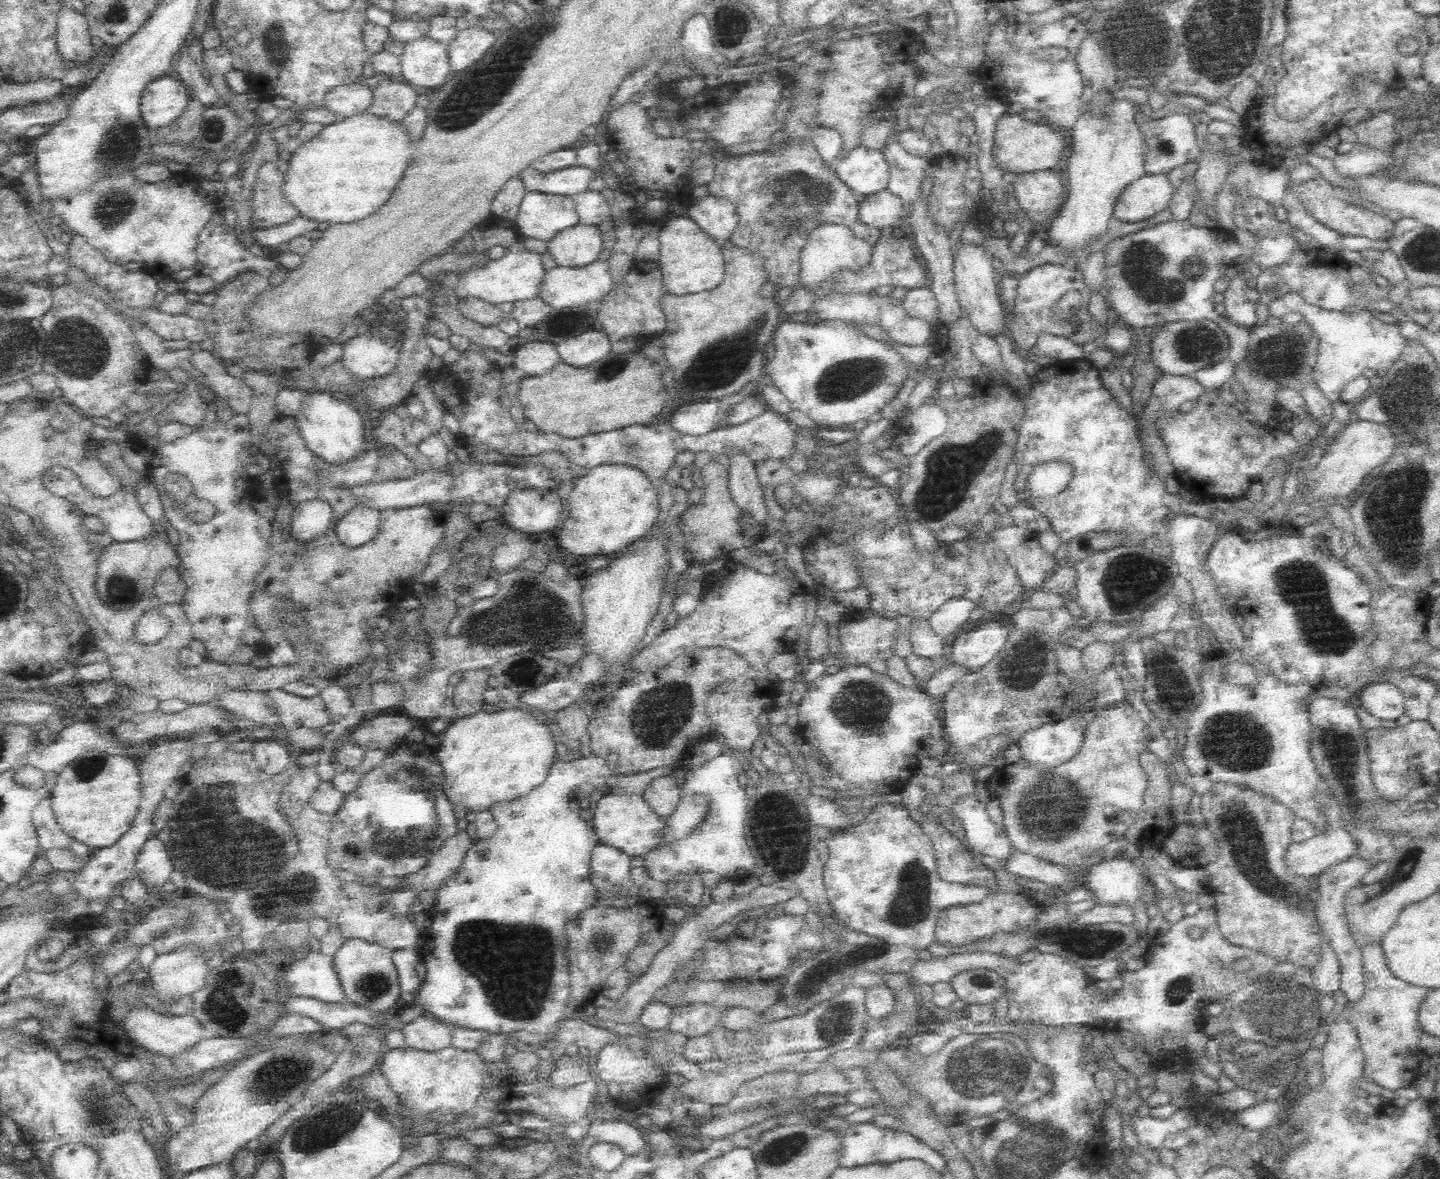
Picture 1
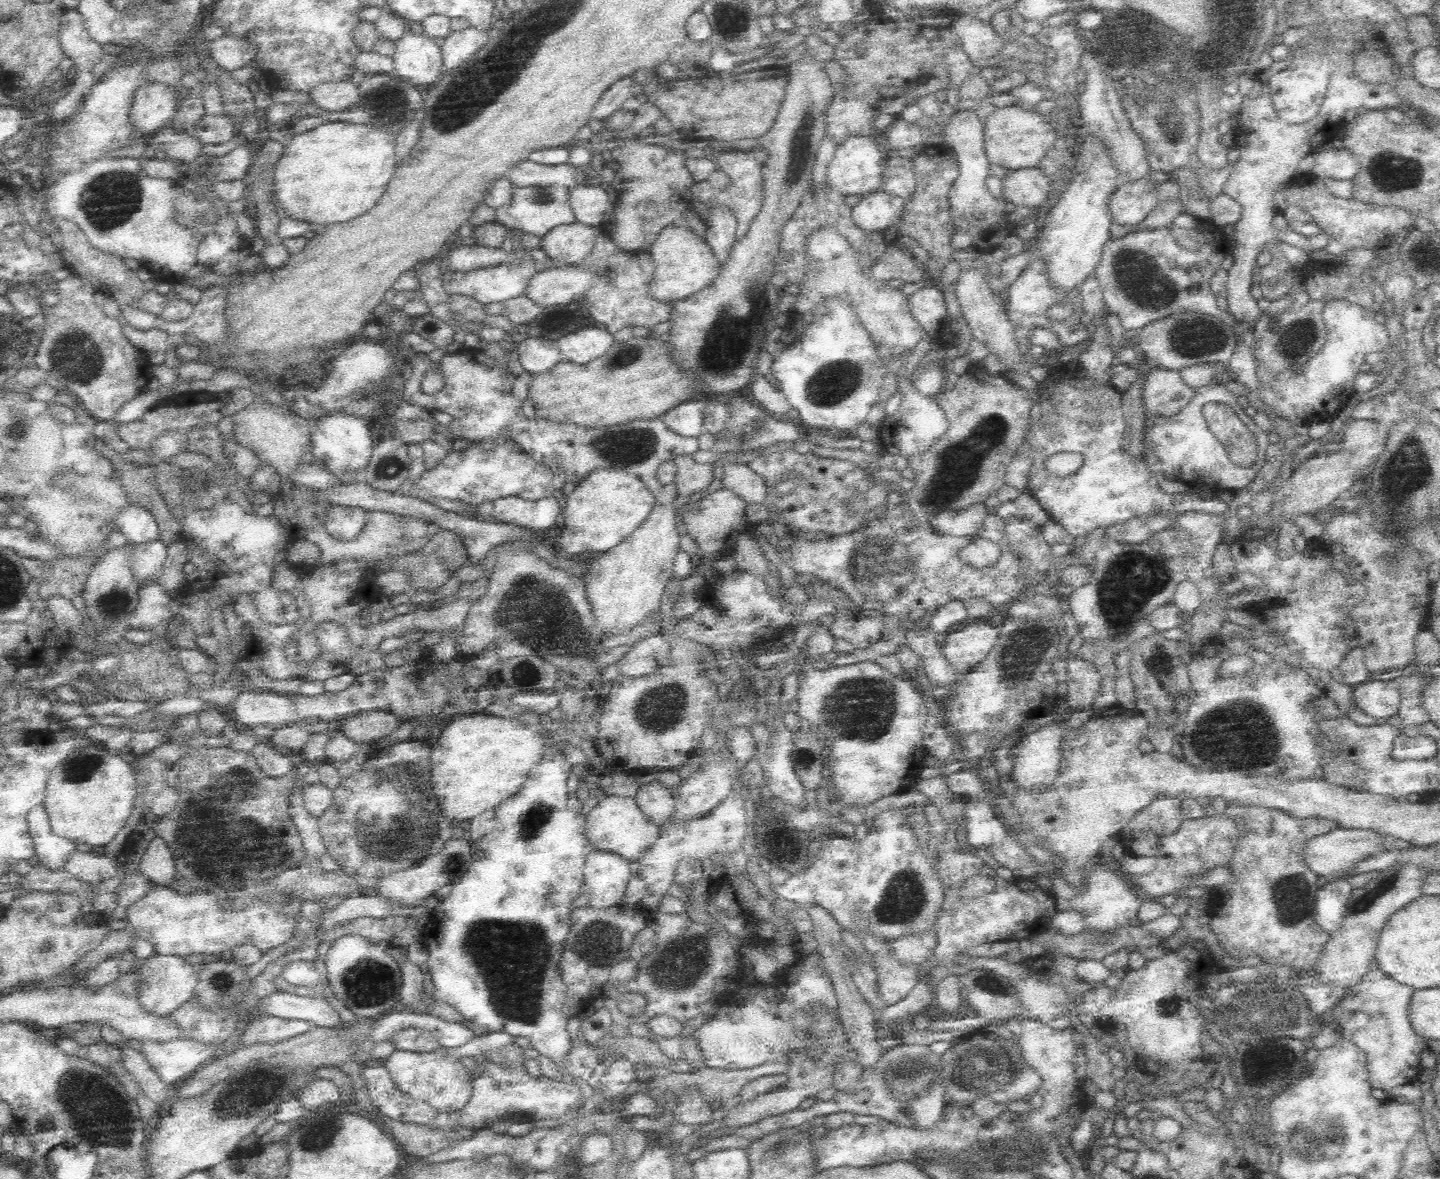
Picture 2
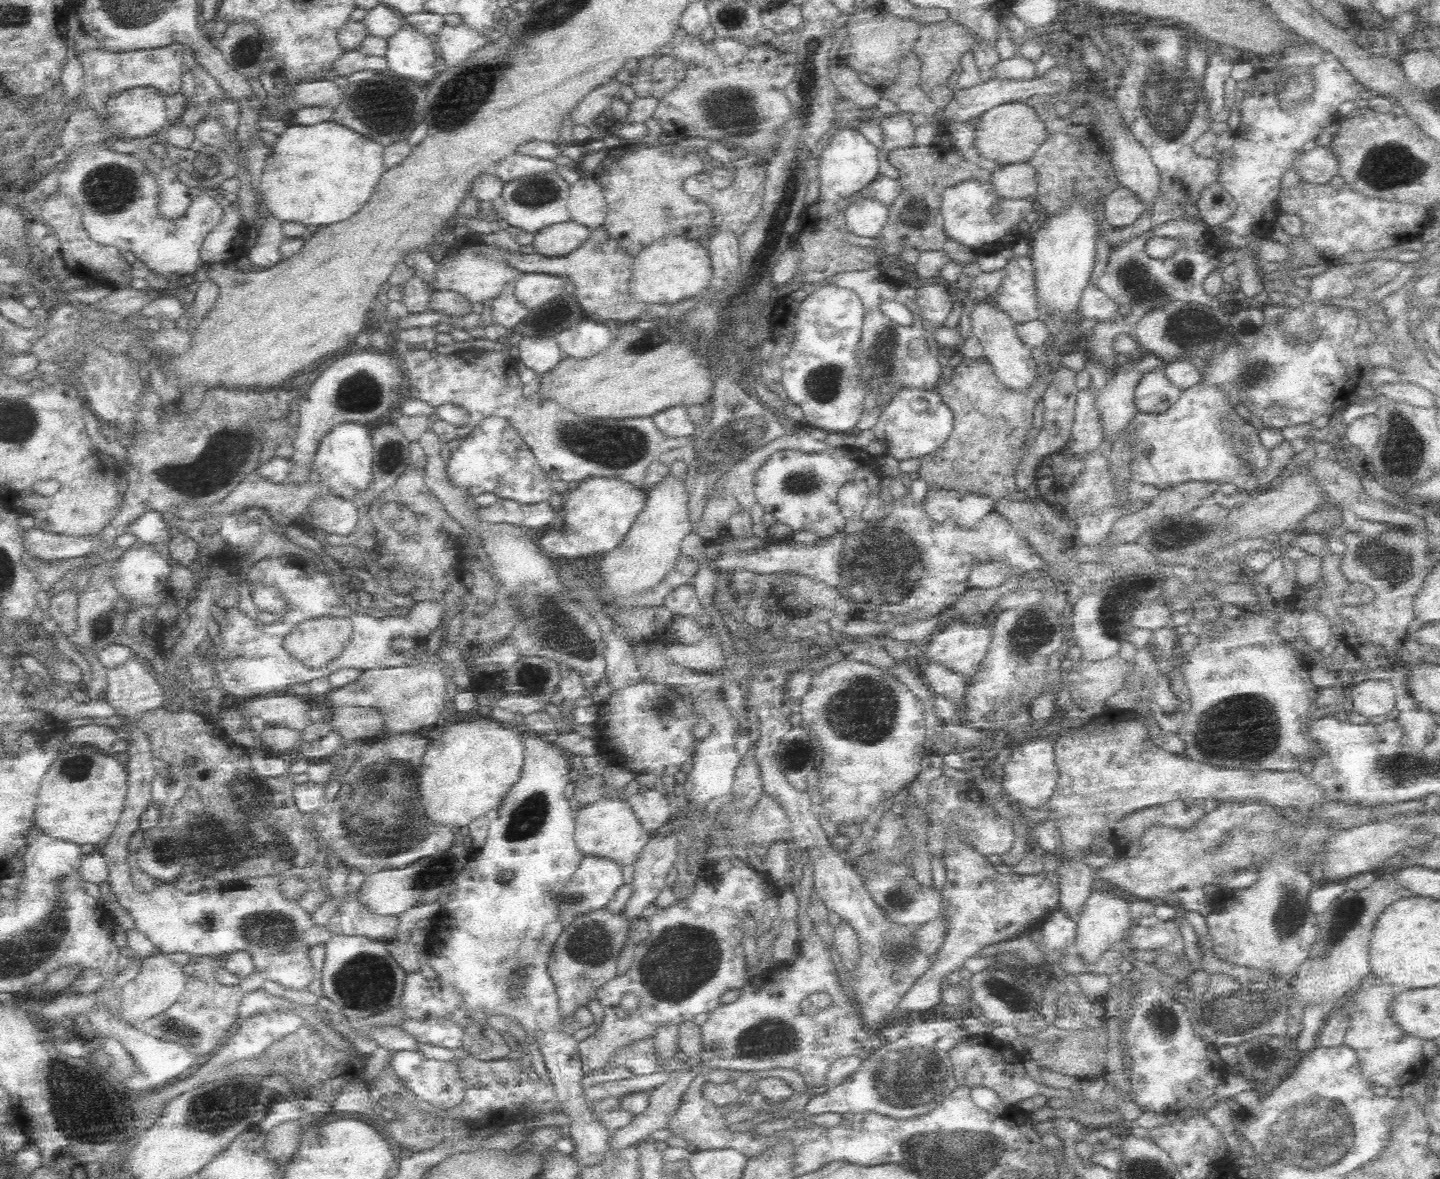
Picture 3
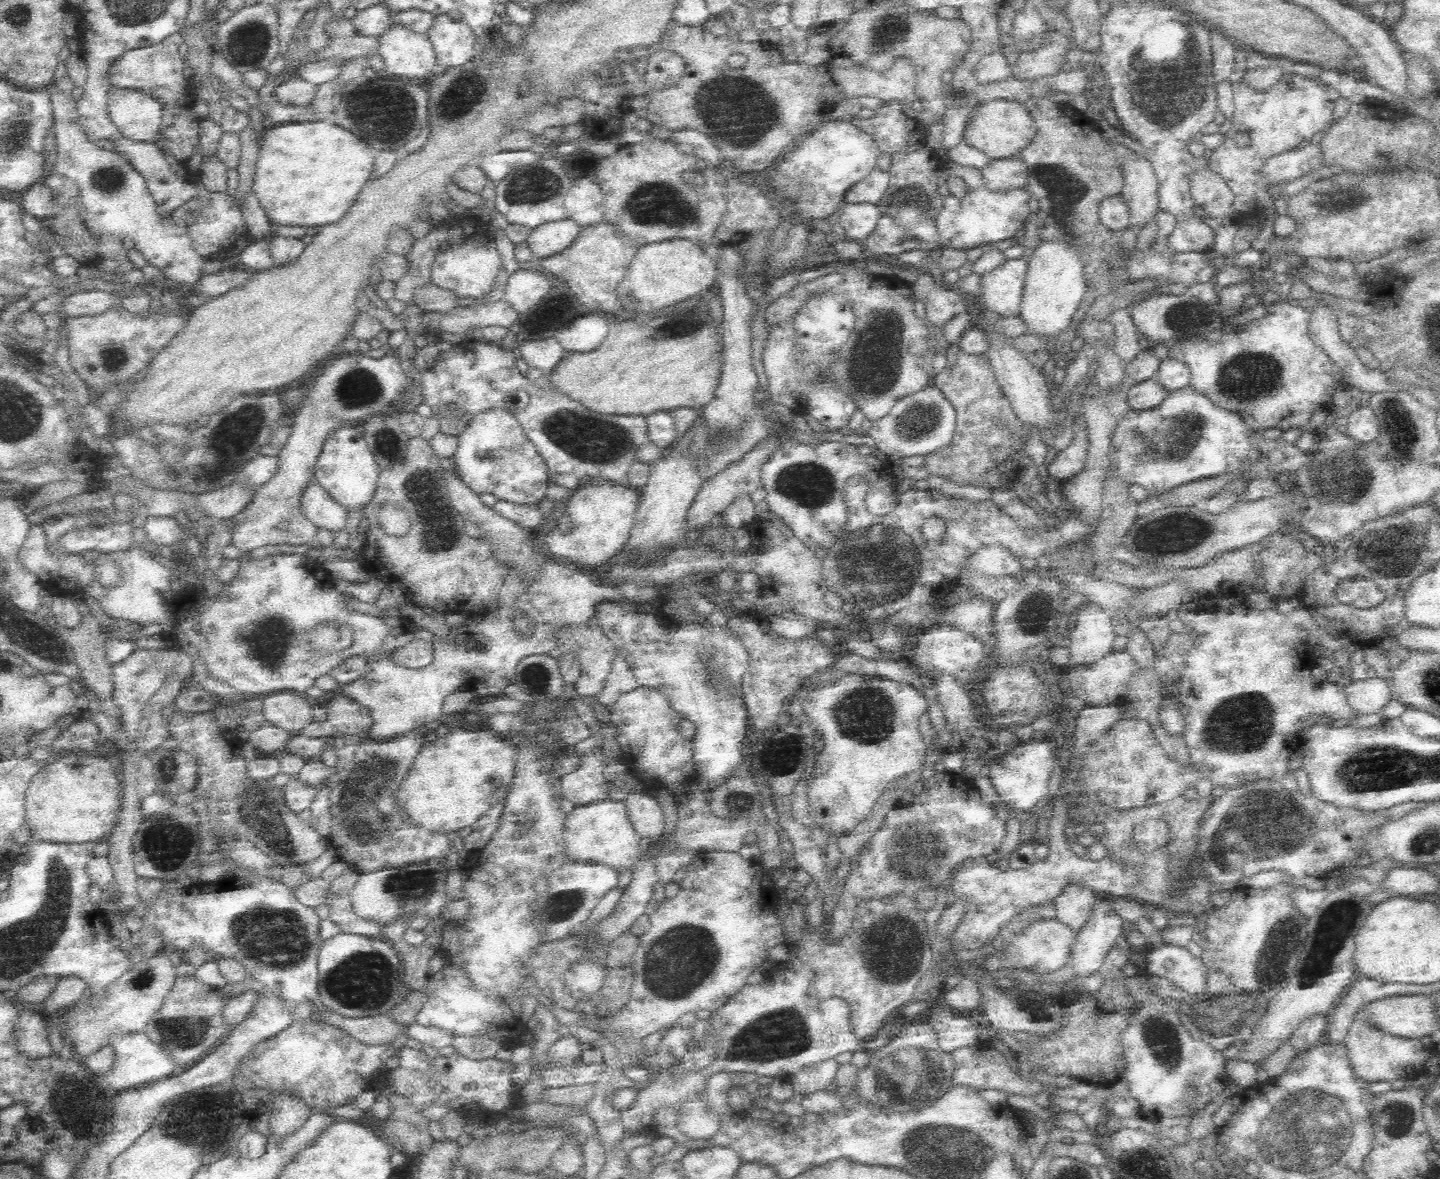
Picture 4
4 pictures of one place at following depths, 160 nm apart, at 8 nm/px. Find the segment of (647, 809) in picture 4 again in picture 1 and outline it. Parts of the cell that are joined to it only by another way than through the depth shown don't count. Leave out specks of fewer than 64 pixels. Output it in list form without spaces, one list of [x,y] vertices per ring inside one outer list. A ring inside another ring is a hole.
[[[671,777],[656,778],[644,791],[643,797],[648,806],[660,817],[666,819],[676,808],[682,792]]]

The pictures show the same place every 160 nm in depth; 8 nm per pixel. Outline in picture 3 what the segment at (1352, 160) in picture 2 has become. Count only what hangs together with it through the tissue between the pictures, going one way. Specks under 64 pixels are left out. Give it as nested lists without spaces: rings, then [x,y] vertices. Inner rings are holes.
[[[1318,145],[1311,150],[1302,152],[1292,168],[1301,176],[1302,181],[1312,184],[1329,184],[1338,172],[1338,158],[1332,153],[1330,146]]]

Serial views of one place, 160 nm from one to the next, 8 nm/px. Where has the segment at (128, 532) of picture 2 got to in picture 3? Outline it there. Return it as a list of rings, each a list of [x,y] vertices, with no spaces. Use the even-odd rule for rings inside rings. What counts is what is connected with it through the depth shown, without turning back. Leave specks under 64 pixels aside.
[[[156,511],[142,513],[131,524],[131,534],[137,538],[138,542],[147,545],[166,543],[172,535],[172,529],[167,523],[168,519]]]

